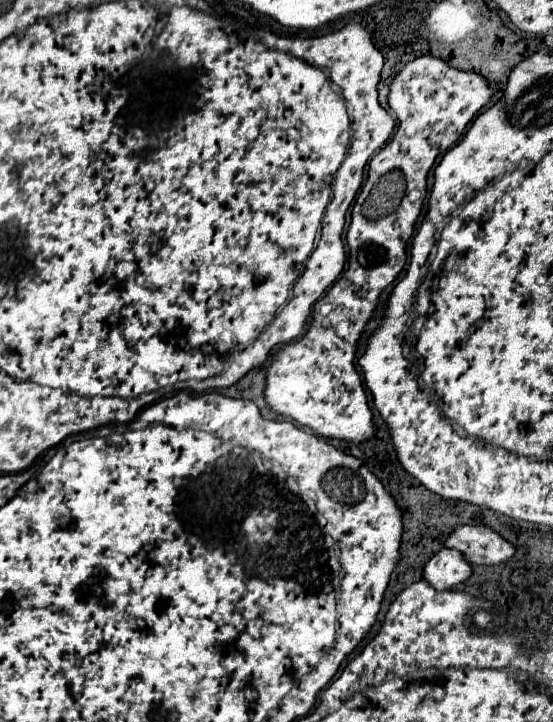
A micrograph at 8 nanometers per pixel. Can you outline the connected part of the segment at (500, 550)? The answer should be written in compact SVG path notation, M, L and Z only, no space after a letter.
M456 526L444 546L458 550L472 564L486 566L506 562L514 554L514 546L488 526Z

